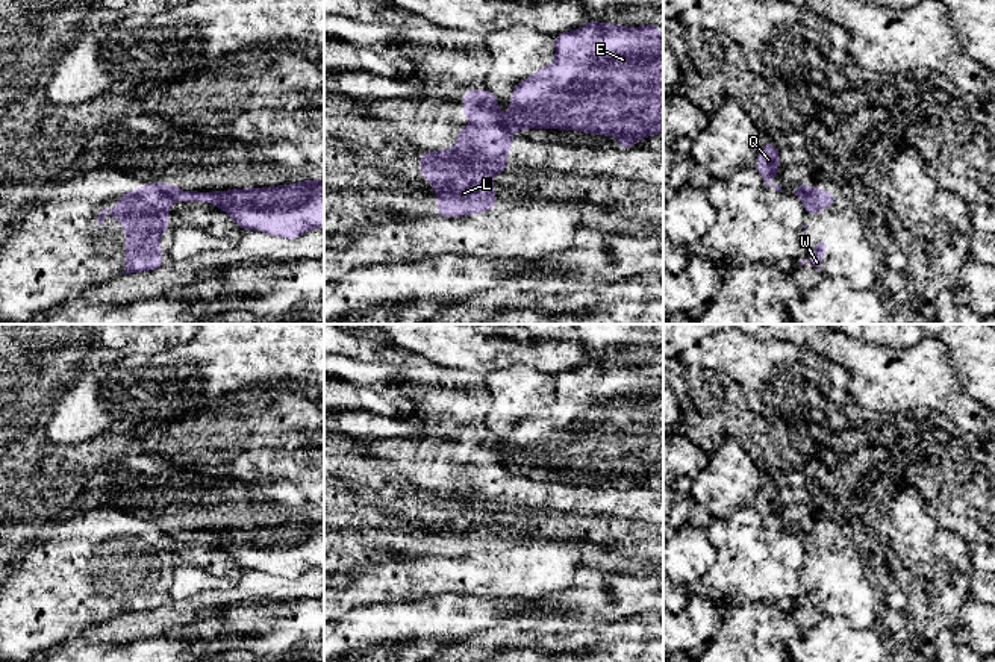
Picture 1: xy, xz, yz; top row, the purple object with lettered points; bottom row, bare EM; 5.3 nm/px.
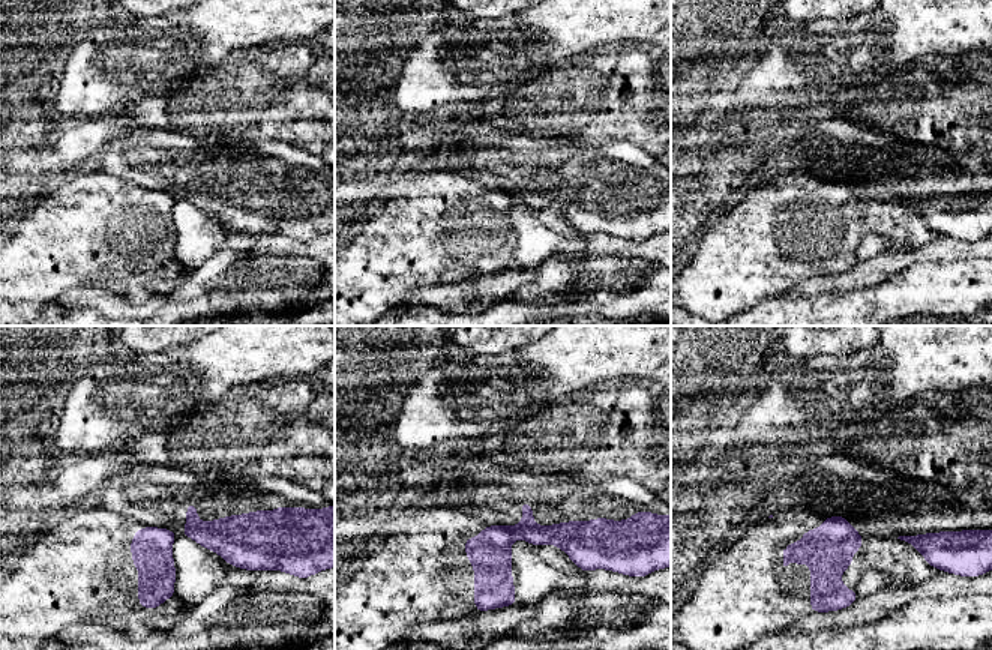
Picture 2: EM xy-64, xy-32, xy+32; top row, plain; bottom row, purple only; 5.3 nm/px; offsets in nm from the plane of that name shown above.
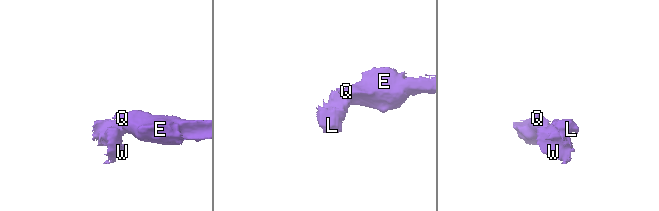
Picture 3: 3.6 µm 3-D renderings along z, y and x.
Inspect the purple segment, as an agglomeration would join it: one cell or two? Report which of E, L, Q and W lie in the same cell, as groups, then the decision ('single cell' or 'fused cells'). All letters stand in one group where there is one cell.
E Q / L W | fused cells

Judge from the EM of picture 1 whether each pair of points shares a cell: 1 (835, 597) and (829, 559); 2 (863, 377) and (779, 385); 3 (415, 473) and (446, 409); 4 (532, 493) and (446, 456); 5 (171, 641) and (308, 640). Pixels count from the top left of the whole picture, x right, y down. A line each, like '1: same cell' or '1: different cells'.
1: same cell
2: different cells
3: same cell
4: same cell
5: same cell

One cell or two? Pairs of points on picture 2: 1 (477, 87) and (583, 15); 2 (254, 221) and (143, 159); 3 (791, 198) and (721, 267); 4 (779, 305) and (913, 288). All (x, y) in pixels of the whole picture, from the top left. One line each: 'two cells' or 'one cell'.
1: one cell
2: one cell
3: one cell
4: one cell

